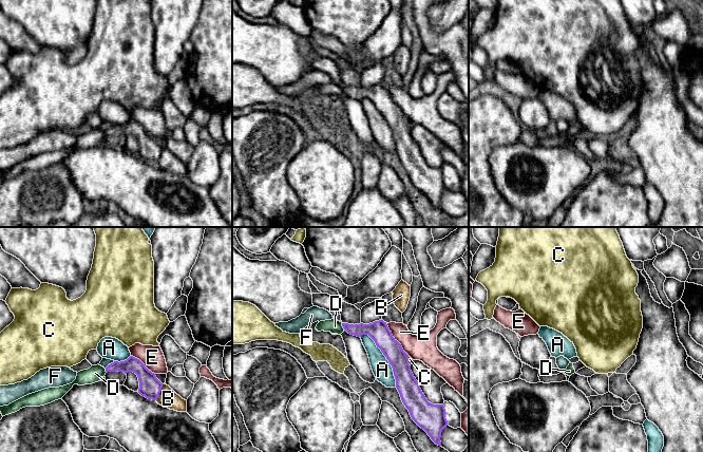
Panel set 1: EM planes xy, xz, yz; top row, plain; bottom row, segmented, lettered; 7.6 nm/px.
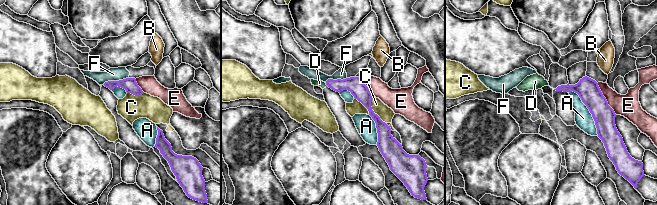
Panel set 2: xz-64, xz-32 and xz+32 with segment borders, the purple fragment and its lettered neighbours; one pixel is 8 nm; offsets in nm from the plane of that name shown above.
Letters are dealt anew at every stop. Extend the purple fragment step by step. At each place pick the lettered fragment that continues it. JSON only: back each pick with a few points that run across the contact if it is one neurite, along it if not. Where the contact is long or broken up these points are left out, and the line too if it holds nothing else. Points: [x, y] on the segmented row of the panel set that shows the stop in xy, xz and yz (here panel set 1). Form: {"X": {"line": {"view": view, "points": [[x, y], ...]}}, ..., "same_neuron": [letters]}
{"same_neuron": []}

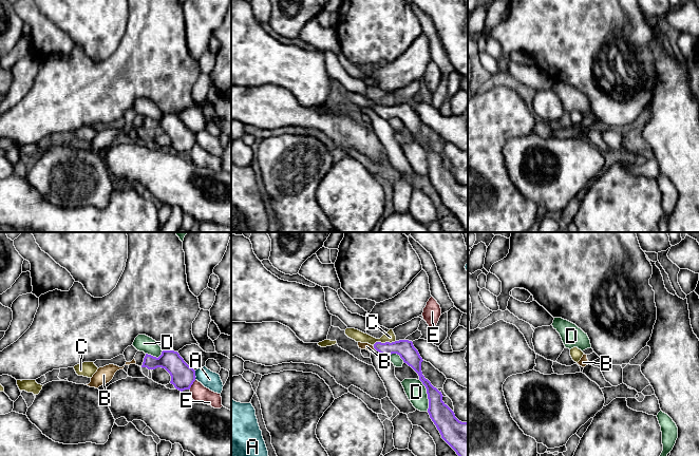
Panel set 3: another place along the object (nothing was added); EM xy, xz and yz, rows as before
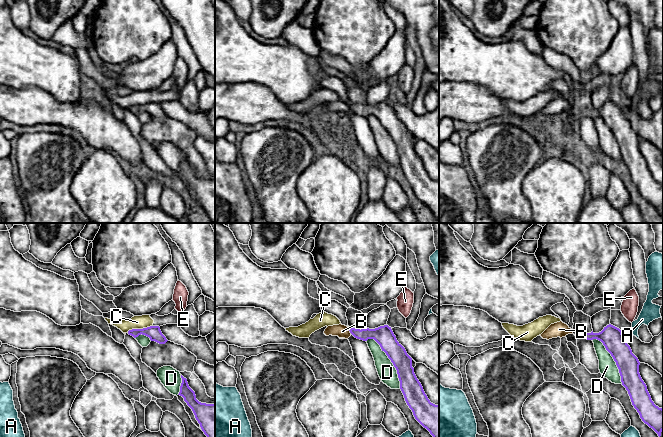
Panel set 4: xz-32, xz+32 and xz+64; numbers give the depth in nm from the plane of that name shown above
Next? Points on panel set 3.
{"same_neuron": []}

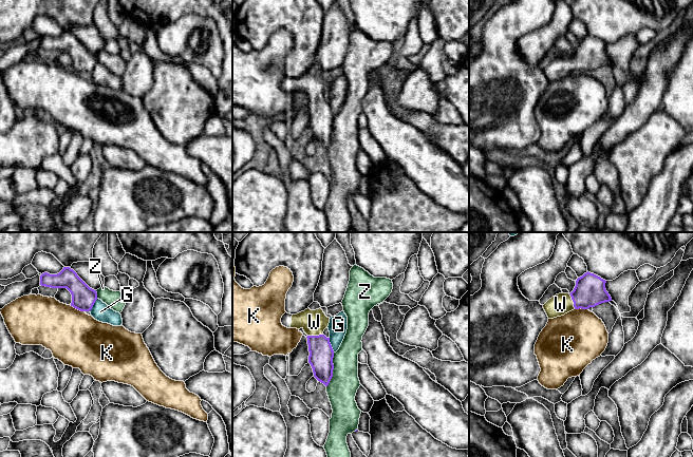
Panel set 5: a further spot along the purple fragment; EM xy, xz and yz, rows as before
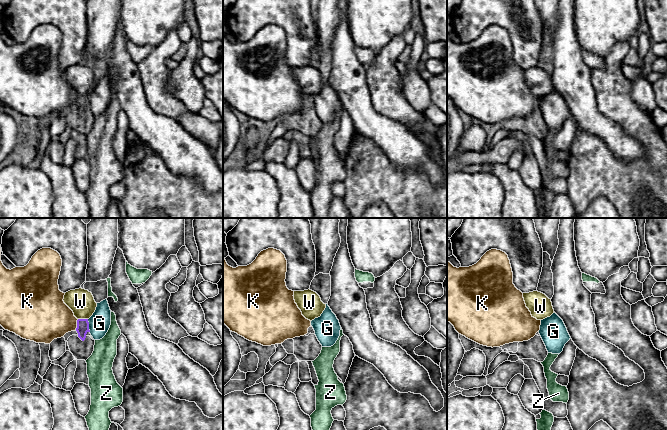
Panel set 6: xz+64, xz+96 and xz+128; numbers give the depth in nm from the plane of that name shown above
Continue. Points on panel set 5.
{"W": {"line": {"view": "xz", "points": [[321, 354], [315, 336], [314, 322]]}}, "same_neuron": ["W"]}

